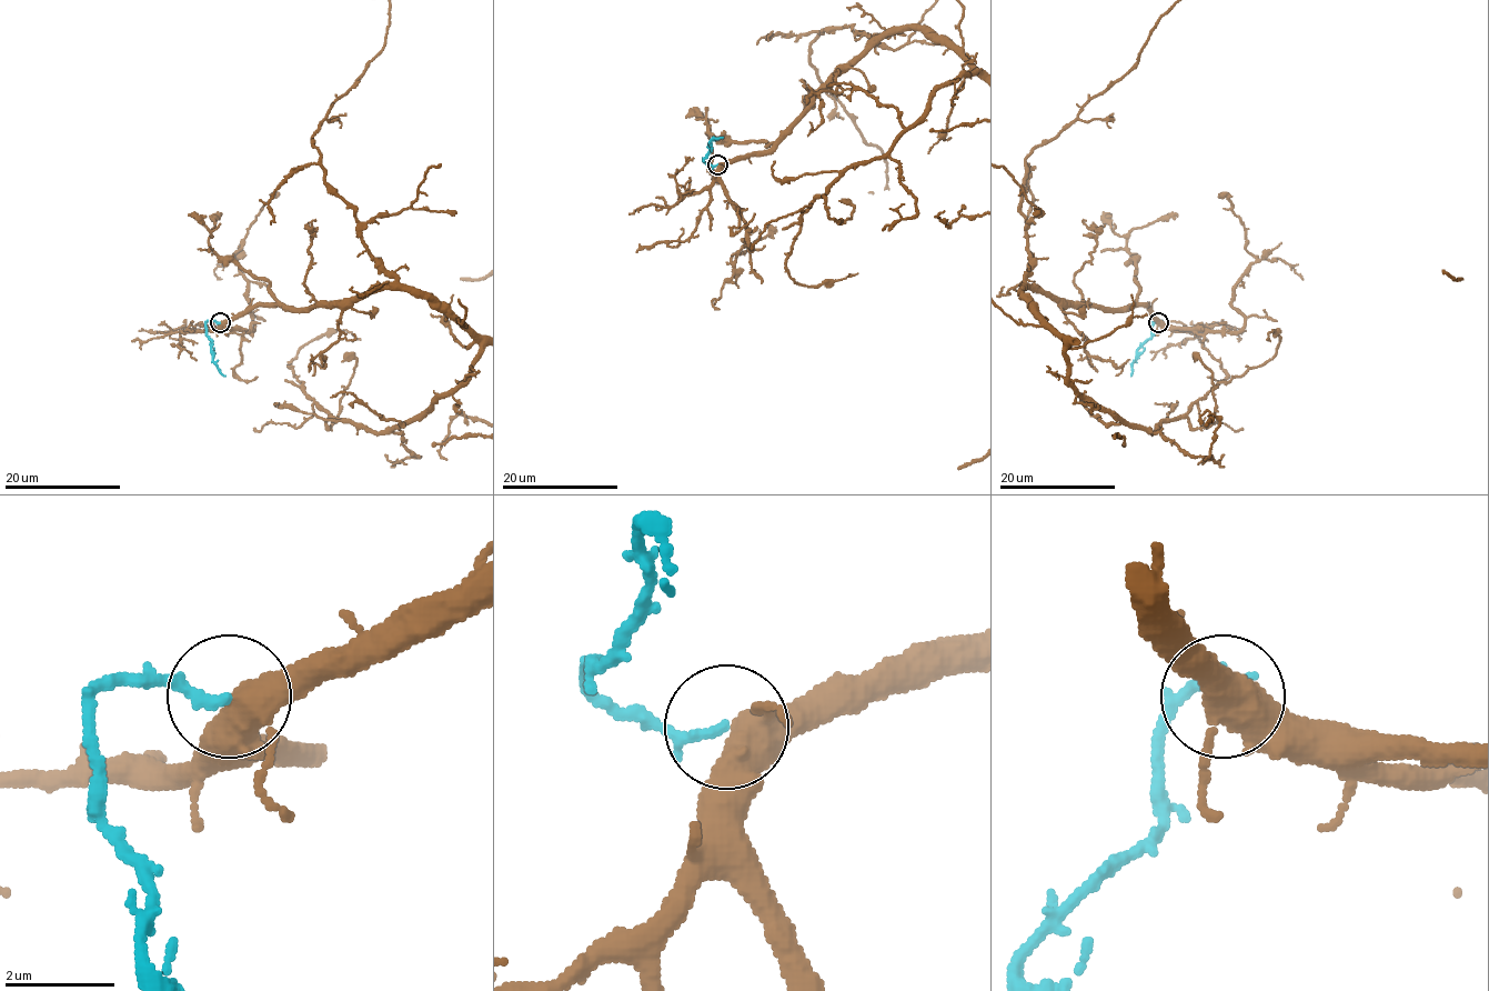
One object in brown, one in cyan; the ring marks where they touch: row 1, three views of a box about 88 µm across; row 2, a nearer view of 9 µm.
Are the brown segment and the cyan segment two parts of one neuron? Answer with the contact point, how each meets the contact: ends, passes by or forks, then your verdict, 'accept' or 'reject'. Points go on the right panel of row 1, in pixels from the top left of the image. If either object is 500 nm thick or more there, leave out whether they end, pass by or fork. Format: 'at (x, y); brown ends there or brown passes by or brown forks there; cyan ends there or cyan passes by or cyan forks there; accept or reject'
at (1158, 322); brown forks there; cyan ends there; accept

